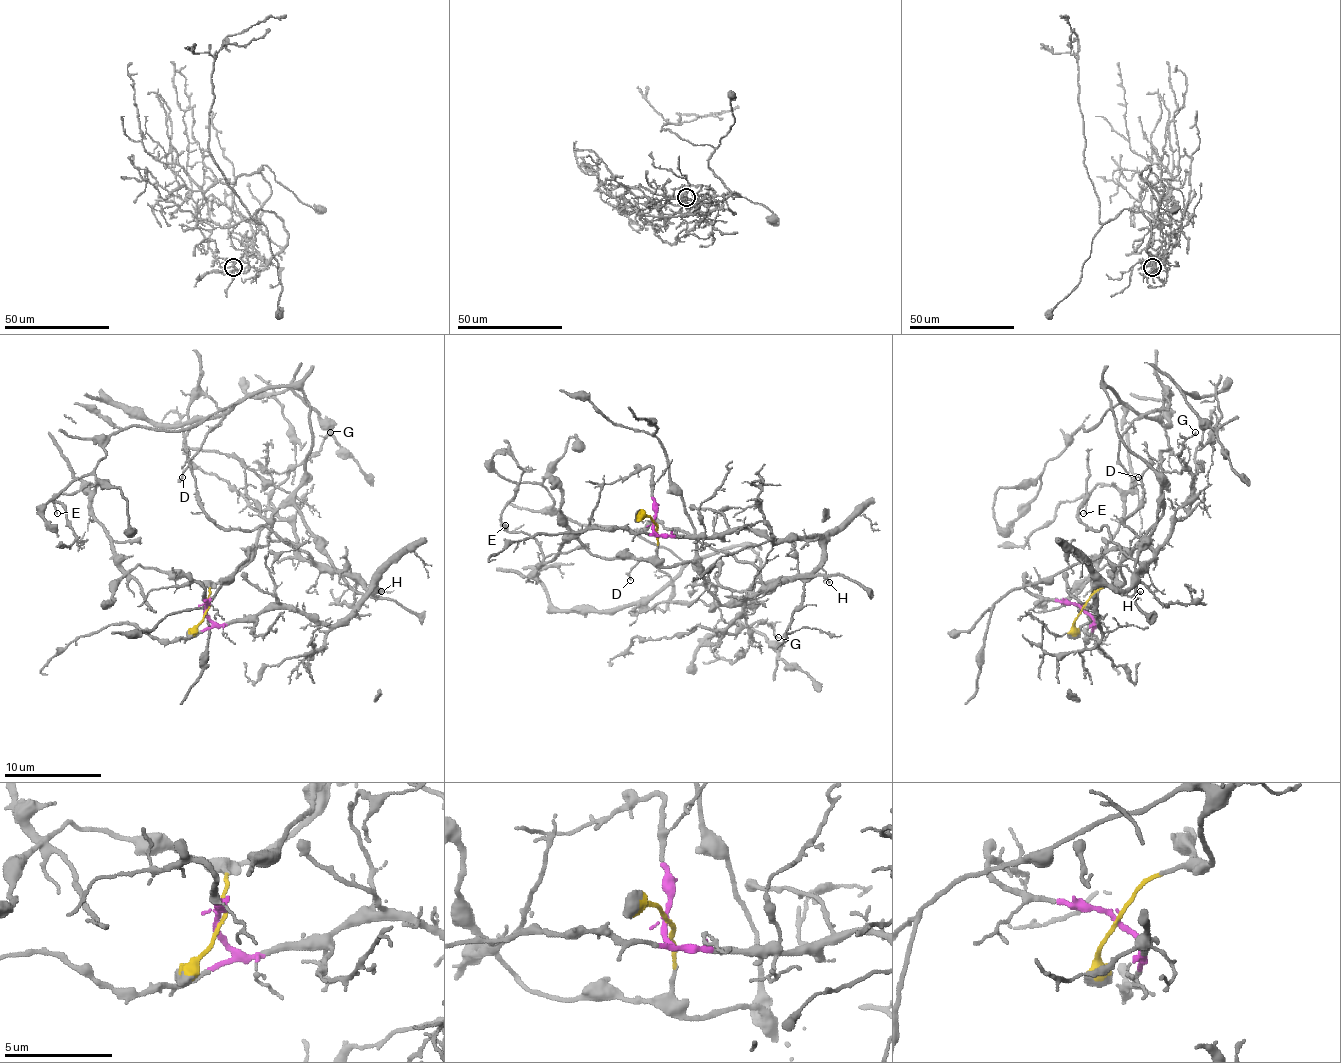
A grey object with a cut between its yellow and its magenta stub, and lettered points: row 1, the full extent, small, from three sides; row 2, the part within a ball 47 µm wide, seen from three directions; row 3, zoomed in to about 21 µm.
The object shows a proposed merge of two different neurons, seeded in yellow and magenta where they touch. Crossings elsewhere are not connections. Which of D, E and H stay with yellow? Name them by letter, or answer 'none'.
D, E

